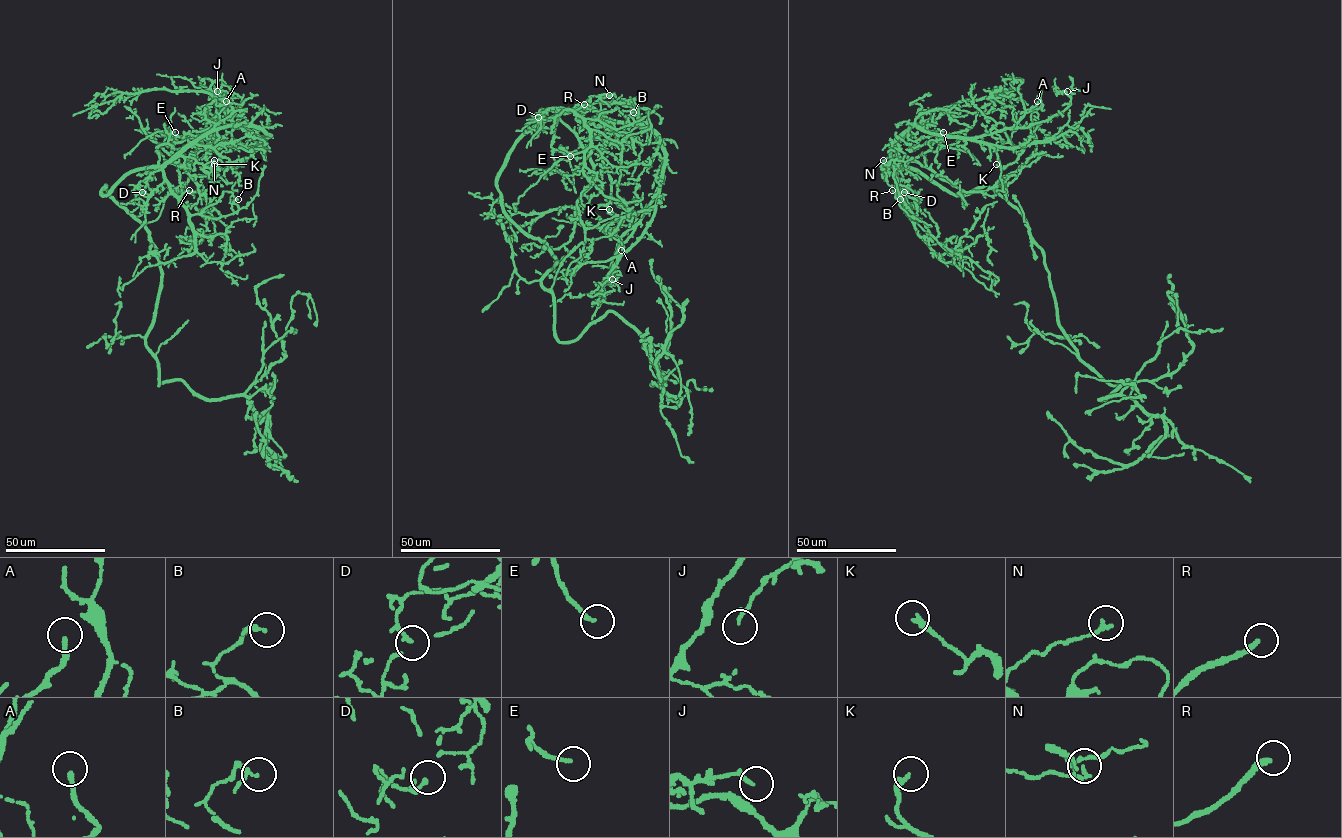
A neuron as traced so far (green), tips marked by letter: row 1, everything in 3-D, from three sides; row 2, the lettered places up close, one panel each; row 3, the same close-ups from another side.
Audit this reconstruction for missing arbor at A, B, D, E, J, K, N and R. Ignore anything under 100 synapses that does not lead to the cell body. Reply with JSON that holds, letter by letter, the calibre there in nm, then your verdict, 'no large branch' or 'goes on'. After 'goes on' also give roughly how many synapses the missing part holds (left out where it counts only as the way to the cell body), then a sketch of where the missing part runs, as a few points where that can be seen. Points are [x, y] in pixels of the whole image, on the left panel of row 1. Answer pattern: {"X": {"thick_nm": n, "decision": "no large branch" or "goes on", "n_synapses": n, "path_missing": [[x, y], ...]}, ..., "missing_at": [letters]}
{"A": {"thick_nm": 200, "decision": "no large branch"}, "B": {"thick_nm": 140, "decision": "no large branch"}, "D": {"thick_nm": 120, "decision": "no large branch"}, "E": {"thick_nm": 160, "decision": "no large branch"}, "J": {"thick_nm": 160, "decision": "no large branch"}, "K": {"thick_nm": 240, "decision": "no large branch"}, "N": {"thick_nm": 180, "decision": "no large branch"}, "R": {"thick_nm": 220, "decision": "goes on", "n_synapses": 110, "path_missing": [[189, 190], [206, 182], [211, 176], [209, 172]]}, "missing_at": ["R"]}

